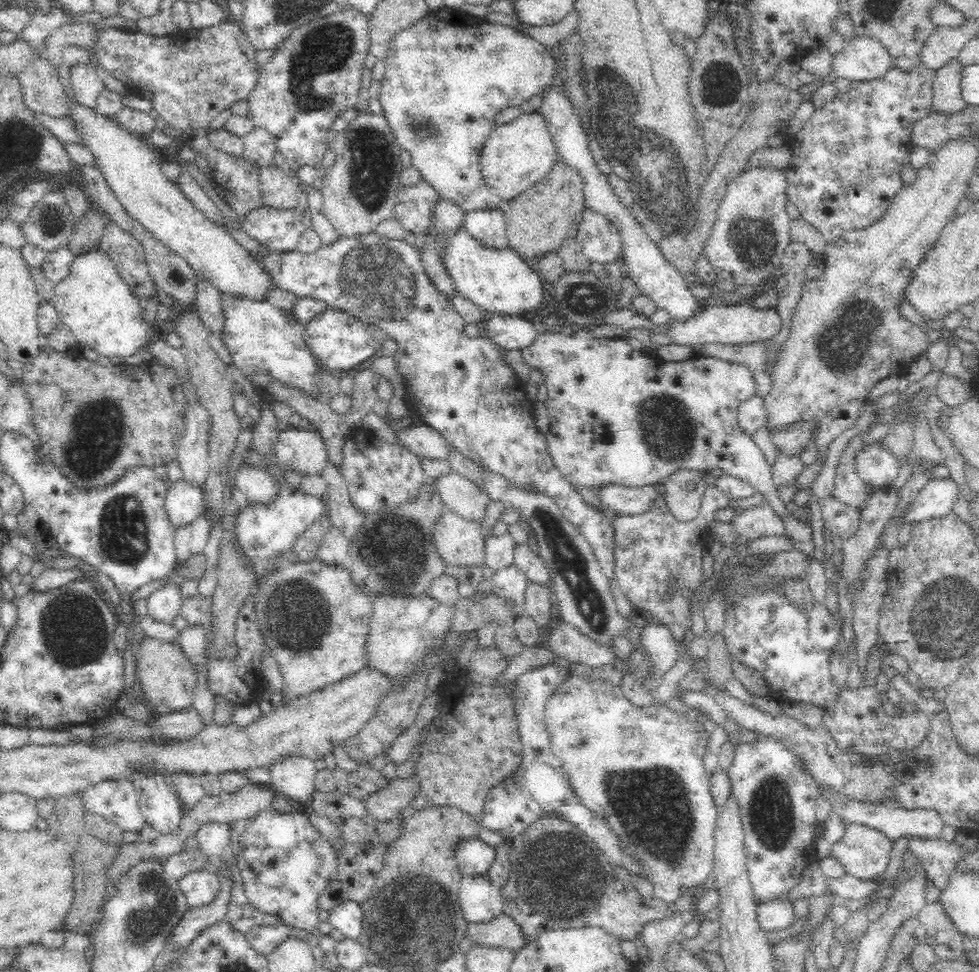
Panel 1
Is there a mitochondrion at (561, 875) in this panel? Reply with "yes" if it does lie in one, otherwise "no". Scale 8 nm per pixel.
yes

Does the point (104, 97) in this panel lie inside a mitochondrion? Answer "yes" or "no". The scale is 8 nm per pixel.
no

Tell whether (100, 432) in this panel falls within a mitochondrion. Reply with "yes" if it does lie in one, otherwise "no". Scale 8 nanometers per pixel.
yes

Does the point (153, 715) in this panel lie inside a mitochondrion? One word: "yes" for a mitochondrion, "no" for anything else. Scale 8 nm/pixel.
no

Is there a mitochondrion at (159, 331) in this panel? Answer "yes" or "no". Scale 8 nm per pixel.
no

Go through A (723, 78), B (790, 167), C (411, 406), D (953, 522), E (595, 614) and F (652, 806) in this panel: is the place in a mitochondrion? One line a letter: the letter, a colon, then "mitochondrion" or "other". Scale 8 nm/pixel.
A: mitochondrion
B: other
C: other
D: other
E: mitochondrion
F: mitochondrion

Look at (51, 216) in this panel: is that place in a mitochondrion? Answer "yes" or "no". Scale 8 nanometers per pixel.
yes

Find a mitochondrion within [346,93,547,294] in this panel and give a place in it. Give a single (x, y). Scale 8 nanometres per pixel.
(367, 142)

